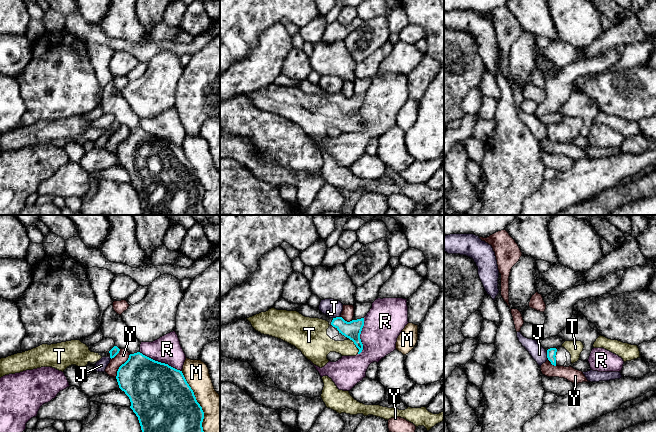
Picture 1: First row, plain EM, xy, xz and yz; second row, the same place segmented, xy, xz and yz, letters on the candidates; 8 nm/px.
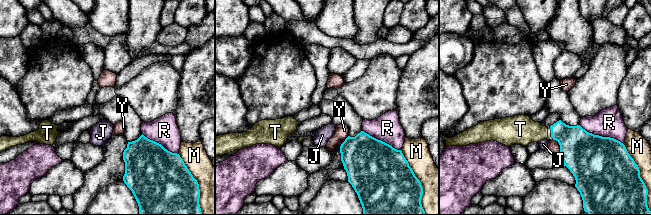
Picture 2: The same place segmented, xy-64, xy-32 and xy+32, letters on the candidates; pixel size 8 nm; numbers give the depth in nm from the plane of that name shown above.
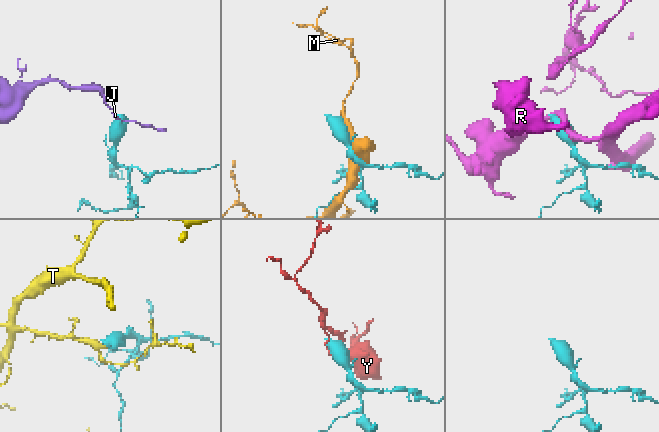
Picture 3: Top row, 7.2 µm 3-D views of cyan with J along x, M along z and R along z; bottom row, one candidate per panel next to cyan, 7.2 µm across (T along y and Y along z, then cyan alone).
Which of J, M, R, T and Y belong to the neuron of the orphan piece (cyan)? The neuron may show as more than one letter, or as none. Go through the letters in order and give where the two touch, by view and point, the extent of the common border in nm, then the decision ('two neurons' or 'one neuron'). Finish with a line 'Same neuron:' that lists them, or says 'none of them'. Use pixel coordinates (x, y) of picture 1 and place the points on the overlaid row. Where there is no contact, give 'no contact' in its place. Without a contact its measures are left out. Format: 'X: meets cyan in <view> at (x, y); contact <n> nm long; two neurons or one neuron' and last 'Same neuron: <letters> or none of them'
J: meets cyan in yz at (547, 355); contact 70 nm long; two neurons
M: meets cyan in xy at (196, 401); contact 500 nm long; two neurons
R: meets cyan in xy at (160, 362); contact 380 nm long; two neurons
T: meets cyan in xz at (356, 346); contact 150 nm long; one neuron
Y: meets cyan in xy at (120, 366); contact 220 nm long; two neurons
Same neuron: T

